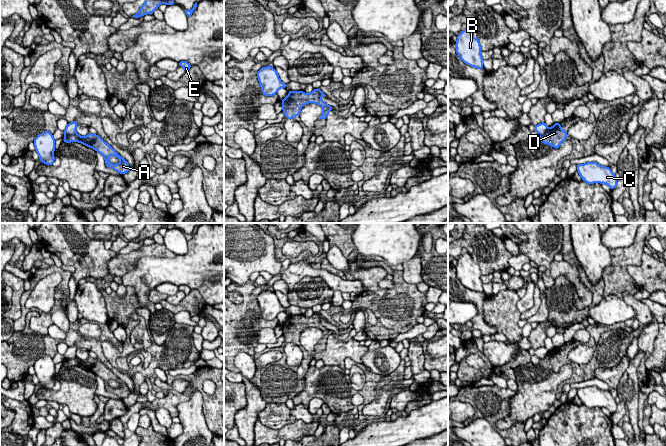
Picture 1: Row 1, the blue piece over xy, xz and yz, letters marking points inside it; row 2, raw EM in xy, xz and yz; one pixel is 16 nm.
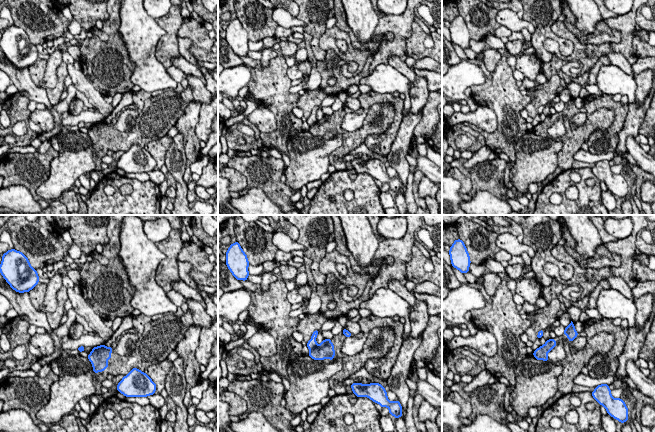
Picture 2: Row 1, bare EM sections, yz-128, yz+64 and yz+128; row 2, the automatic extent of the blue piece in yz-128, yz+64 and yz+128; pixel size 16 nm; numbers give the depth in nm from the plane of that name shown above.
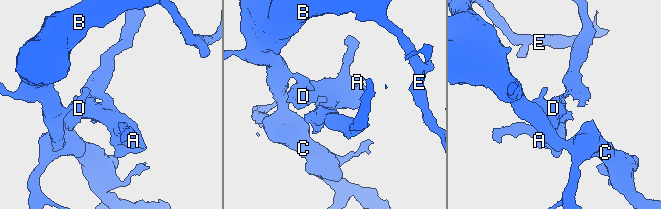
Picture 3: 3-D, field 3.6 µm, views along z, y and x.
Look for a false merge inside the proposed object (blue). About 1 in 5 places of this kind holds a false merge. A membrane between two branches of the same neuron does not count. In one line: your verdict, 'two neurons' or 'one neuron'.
two neurons

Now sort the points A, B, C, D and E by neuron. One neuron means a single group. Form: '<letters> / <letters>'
A D / B C E

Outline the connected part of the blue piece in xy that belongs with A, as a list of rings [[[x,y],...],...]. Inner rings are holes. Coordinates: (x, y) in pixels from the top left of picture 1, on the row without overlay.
[[[78,357],[74,359],[65,359],[63,366],[79,366],[87,371],[99,376],[105,383],[107,391],[116,394],[121,399],[127,397],[130,393],[128,386],[120,380],[109,368],[107,368],[100,360],[88,357],[86,361],[82,361]],[[110,380],[115,380],[120,383],[119,388],[112,388],[108,385]]]

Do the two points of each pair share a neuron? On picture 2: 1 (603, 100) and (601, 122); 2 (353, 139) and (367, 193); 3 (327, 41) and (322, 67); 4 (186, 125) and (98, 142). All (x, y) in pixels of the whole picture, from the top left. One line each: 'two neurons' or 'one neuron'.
1: two neurons
2: two neurons
3: two neurons
4: two neurons

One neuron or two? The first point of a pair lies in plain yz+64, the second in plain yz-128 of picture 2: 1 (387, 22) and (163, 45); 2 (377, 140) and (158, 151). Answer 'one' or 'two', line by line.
1: one
2: one

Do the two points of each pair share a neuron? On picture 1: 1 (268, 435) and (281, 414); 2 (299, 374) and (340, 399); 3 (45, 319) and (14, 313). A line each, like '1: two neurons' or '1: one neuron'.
1: two neurons
2: two neurons
3: two neurons

